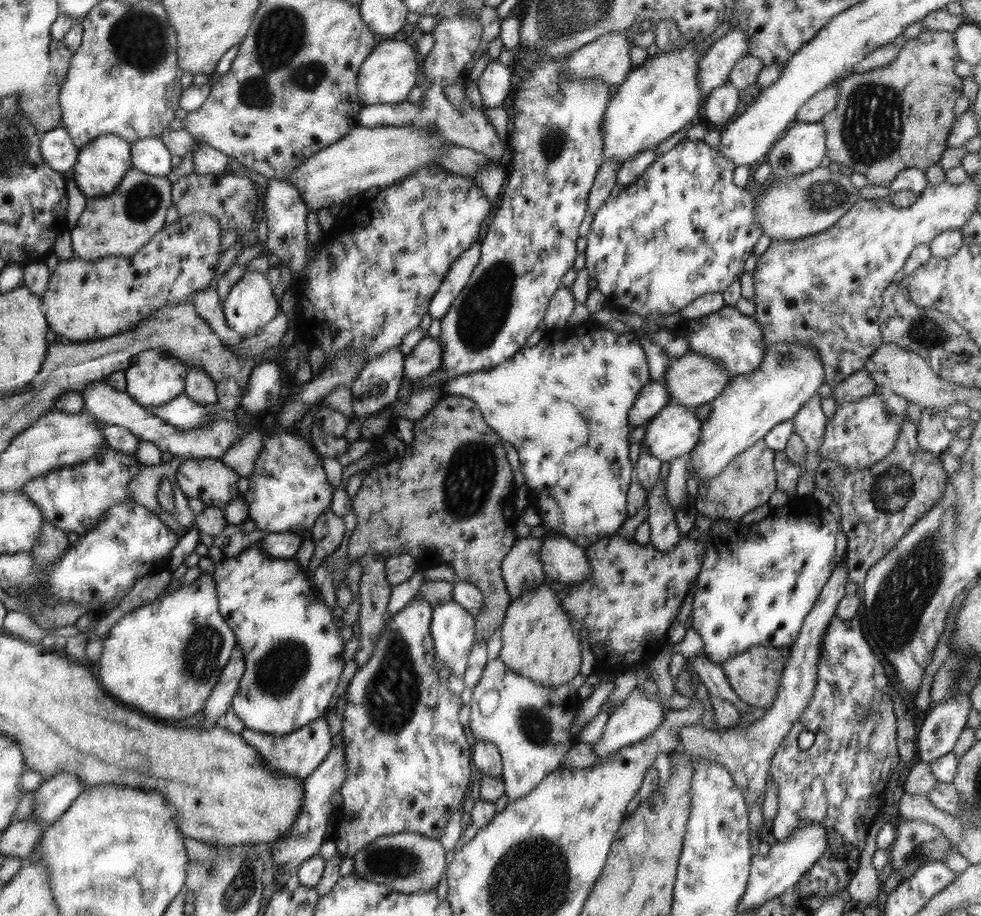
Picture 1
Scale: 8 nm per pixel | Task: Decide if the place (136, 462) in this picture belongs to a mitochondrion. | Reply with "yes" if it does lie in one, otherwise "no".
no

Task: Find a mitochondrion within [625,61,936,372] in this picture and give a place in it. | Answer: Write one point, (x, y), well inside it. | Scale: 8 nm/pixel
(871, 132)

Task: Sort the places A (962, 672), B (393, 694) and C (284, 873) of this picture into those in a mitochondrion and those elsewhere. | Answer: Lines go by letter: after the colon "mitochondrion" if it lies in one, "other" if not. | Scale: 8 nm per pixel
A: mitochondrion
B: mitochondrion
C: other

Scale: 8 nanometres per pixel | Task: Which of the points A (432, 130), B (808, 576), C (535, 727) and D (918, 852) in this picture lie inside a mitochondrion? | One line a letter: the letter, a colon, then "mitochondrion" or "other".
A: other
B: other
C: mitochondrion
D: mitochondrion

